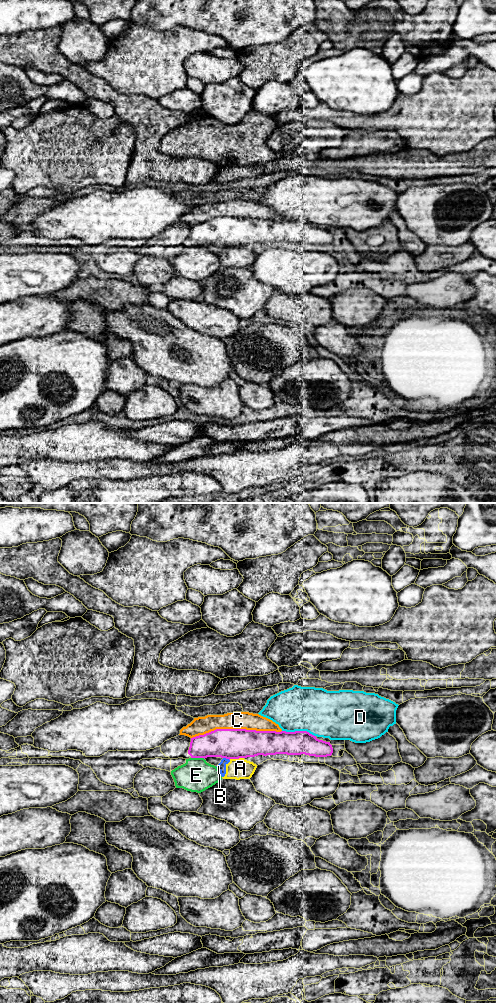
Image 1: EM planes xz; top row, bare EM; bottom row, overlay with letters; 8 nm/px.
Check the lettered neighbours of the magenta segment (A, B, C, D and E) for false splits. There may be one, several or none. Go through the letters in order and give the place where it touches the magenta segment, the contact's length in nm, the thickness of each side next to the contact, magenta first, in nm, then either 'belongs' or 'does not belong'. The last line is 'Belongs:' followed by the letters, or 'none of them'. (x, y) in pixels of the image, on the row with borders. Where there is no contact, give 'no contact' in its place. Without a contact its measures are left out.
A: xz (236, 758) | 120 nm | 240/160 nm | does not belong
B: xz (226, 758) | 60 nm | 240/70 nm | does not belong
C: xz (236, 729) | 750 nm | 240/140 nm | does not belong
D: xz (299, 731) | 280 nm | 190/380 nm | does not belong
E: xz (198, 757) | 110 nm | 240/280 nm | does not belong
Belongs: none of them

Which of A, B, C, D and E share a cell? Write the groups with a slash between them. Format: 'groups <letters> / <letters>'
groups A B / C / D / E

